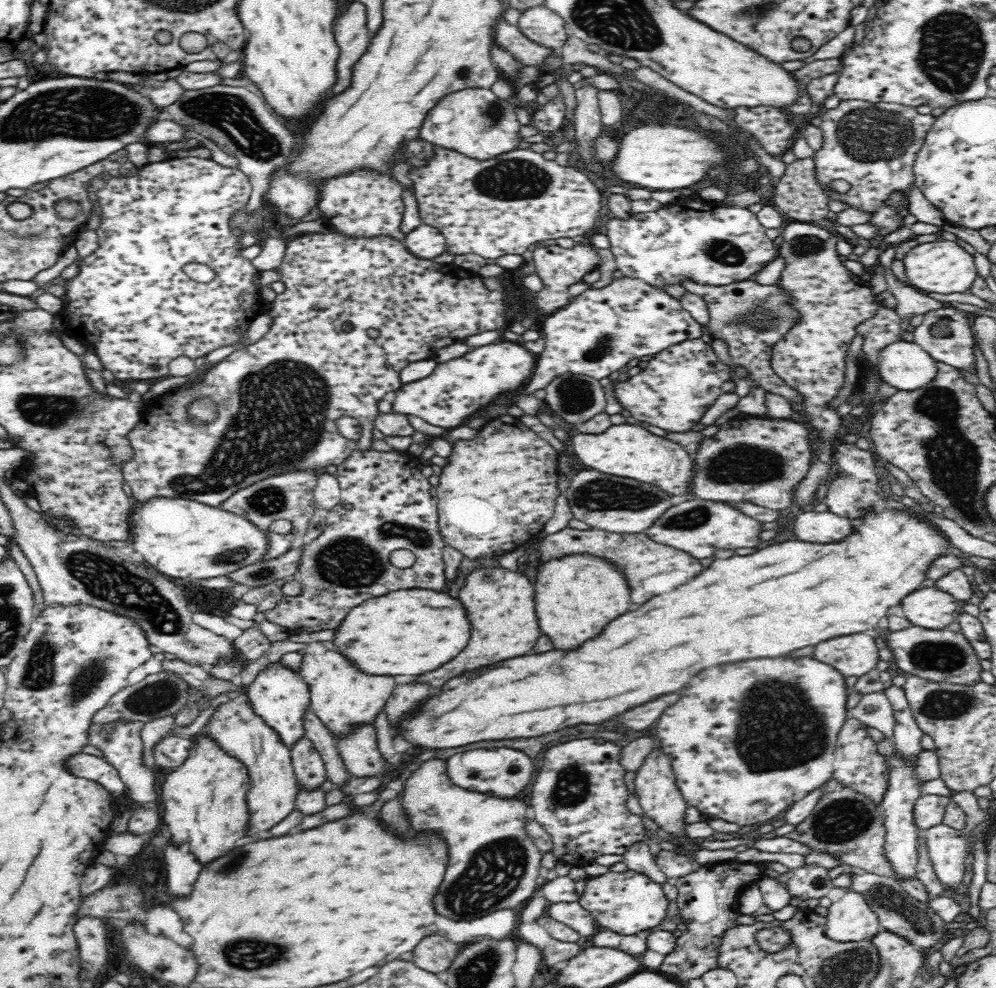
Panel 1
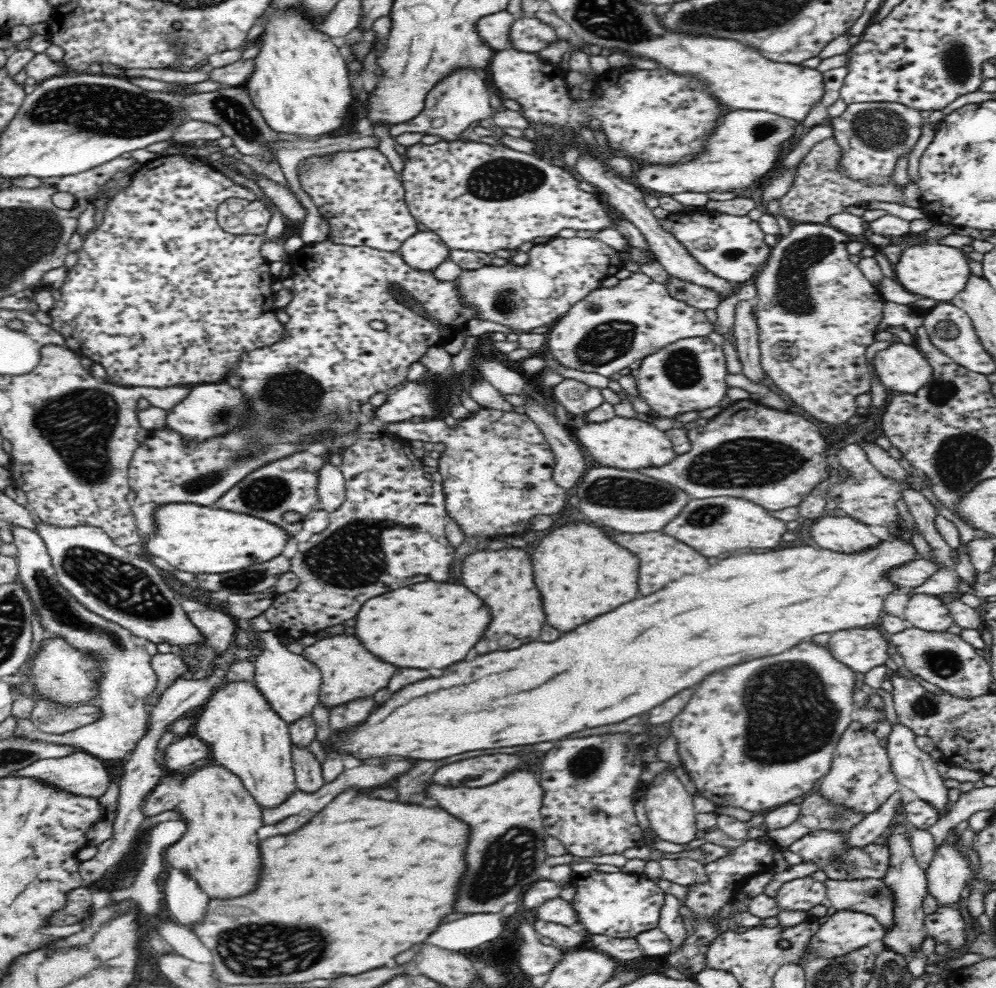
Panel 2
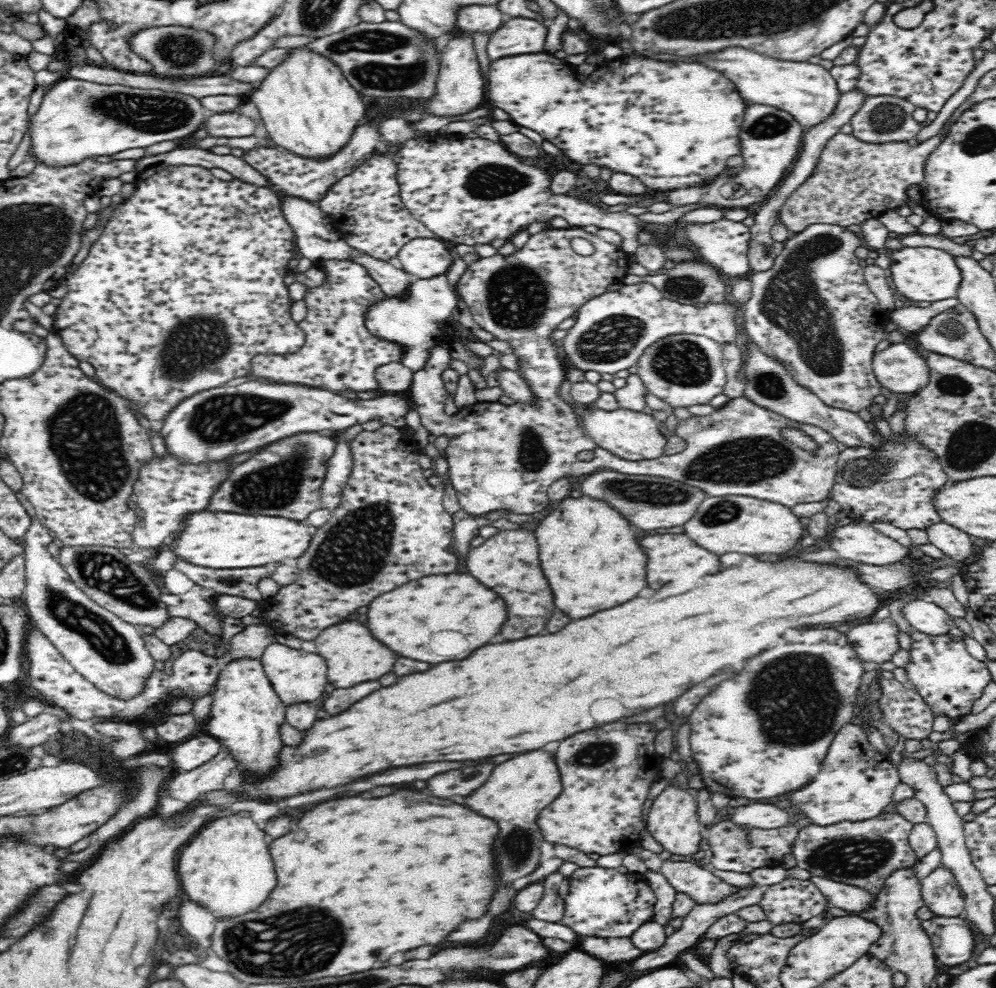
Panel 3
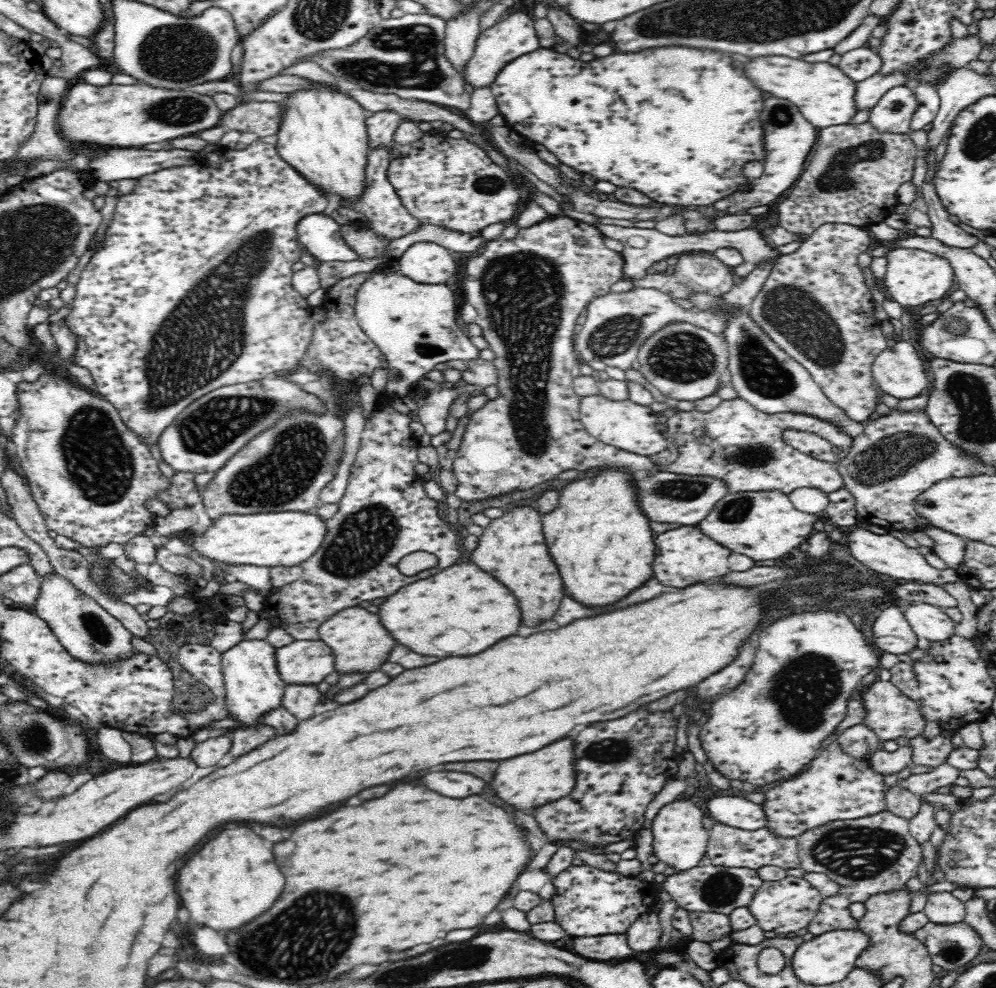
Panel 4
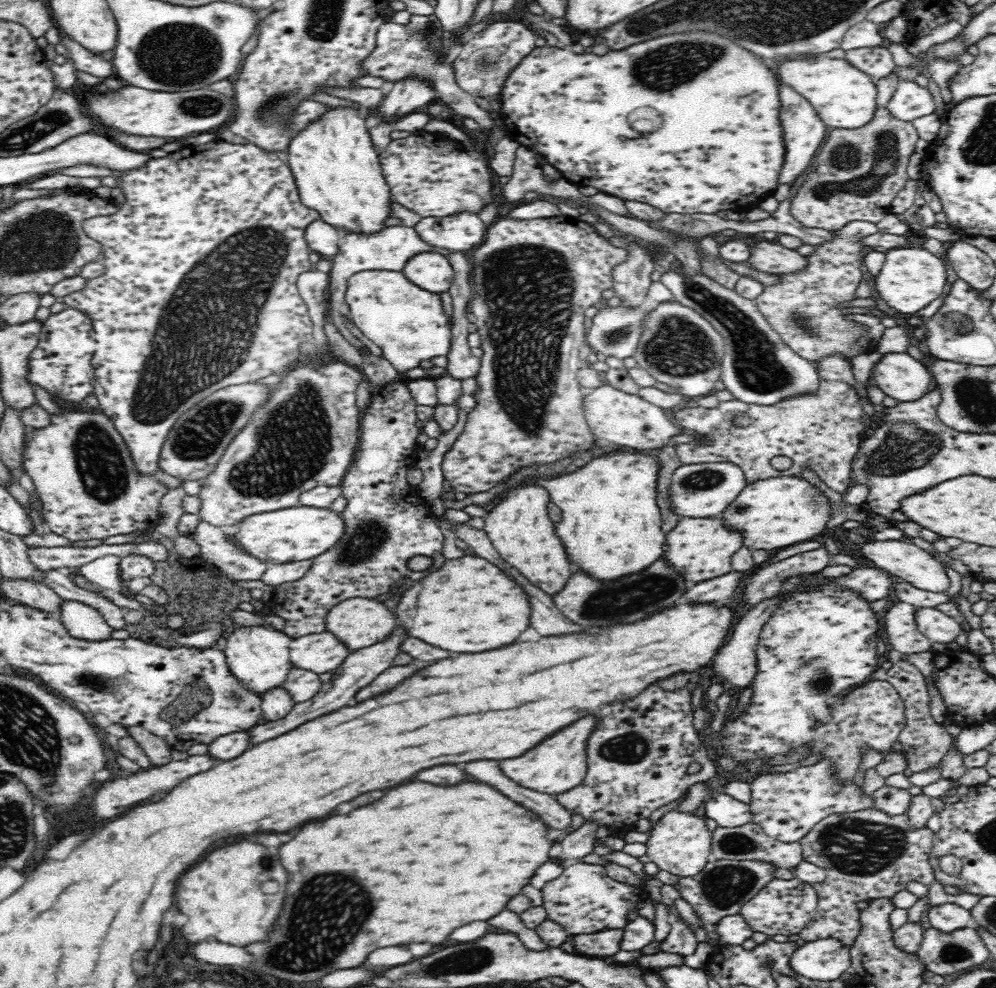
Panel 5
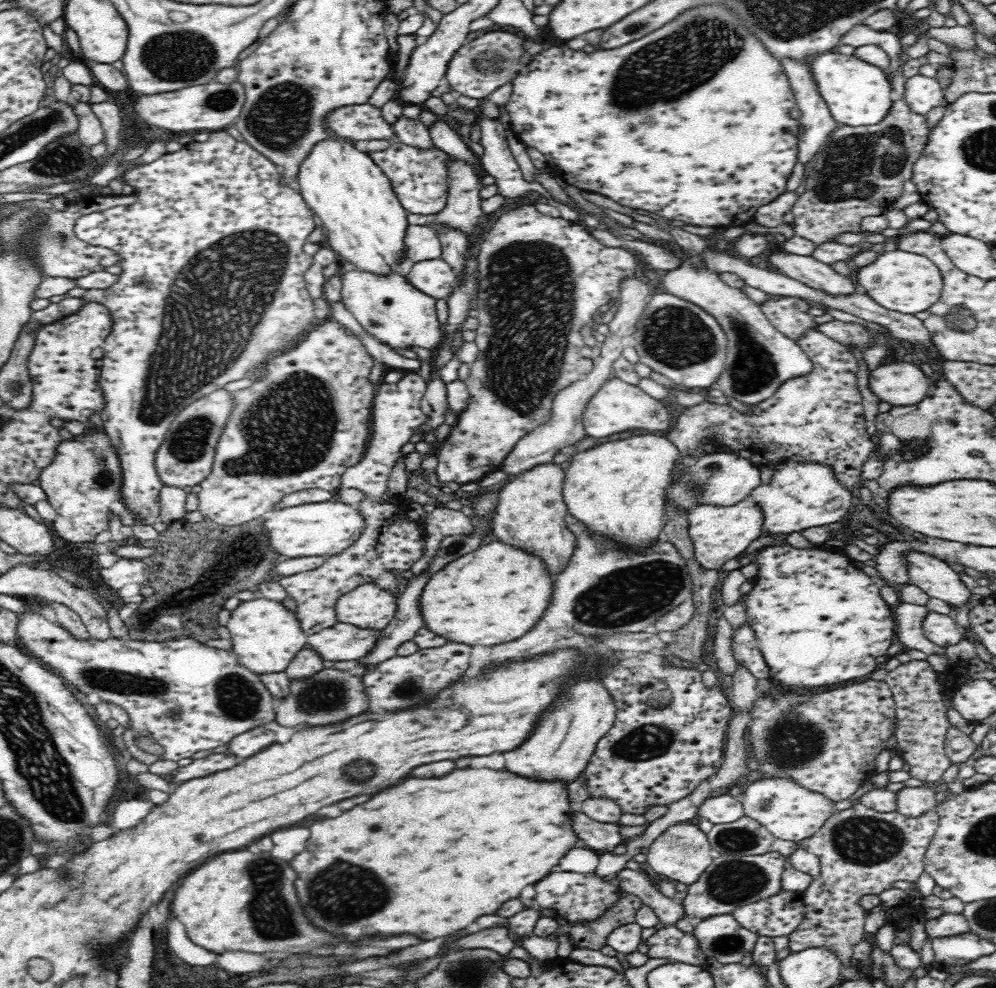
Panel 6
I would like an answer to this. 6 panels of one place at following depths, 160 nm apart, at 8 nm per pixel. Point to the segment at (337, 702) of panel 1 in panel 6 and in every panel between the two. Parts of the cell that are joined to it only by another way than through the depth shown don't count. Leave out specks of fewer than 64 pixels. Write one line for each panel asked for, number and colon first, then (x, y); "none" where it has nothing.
2: (349, 672)
3: (353, 655)
4: (359, 641)
5: (357, 622)
6: (368, 606)

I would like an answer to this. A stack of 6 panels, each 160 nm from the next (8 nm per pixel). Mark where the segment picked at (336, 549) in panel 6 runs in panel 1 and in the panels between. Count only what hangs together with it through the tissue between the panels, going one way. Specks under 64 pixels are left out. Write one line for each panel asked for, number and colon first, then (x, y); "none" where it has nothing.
1: (179, 538)
2: (198, 539)
3: (221, 540)
4: (287, 538)
5: (293, 534)

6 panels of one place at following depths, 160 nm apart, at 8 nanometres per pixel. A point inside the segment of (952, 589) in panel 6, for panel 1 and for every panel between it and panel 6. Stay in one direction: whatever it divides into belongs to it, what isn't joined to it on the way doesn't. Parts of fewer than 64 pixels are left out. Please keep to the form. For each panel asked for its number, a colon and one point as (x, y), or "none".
1: (823, 527)
2: (842, 534)
3: (859, 541)
4: (888, 556)
5: (907, 562)

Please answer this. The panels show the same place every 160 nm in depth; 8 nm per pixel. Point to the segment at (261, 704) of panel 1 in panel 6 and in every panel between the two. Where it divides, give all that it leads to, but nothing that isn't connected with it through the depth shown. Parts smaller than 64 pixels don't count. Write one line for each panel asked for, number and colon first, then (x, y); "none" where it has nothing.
2: (291, 683)
3: (297, 676)
4: (302, 661)
5: (321, 652)
6: (342, 641)

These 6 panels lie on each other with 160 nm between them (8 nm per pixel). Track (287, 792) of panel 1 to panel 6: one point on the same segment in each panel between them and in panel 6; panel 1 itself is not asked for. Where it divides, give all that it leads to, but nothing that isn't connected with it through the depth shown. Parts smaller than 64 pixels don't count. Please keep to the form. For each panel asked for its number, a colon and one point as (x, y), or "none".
2: (247, 737)
3: (246, 713)
4: (253, 683)
5: (259, 656)
6: (266, 636)

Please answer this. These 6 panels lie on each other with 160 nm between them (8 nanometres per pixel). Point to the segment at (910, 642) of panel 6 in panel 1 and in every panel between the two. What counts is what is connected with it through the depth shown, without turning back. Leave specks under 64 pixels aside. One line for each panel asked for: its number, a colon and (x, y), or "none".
1: (855, 655)
2: (861, 649)
3: (875, 641)
4: (892, 633)
5: (900, 621)

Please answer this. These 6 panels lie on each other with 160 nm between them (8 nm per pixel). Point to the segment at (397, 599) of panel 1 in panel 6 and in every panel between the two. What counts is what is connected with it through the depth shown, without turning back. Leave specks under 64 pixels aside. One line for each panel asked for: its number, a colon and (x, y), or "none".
2: (428, 625)
3: (445, 617)
4: (461, 611)
5: (468, 604)
6: (496, 594)

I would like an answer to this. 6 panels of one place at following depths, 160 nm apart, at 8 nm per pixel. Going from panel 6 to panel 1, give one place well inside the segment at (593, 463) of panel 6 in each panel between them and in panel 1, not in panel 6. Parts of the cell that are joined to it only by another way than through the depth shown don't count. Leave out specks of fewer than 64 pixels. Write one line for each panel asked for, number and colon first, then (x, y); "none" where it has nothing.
1: (576, 595)
2: (580, 572)
3: (589, 553)
4: (600, 538)
5: (611, 525)

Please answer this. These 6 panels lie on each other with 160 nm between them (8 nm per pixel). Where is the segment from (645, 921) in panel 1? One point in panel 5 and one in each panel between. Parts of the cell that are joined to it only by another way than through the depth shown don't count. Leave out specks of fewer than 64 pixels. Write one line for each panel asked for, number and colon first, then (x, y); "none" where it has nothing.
2: (619, 904)
3: (603, 902)
4: (588, 902)
5: (584, 898)

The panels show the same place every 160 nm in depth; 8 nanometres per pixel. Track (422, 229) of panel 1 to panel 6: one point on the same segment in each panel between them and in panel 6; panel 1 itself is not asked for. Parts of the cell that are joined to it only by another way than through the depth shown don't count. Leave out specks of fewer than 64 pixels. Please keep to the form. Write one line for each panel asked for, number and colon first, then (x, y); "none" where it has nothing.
2: (425, 251)
3: (425, 258)
4: (427, 263)
5: (431, 271)
6: (435, 277)

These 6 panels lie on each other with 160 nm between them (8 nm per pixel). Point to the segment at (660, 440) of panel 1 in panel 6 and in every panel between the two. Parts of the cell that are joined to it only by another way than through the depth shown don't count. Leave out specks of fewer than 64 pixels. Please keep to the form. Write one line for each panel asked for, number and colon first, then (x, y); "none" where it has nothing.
2: (627, 443)
3: (632, 435)
4: (628, 426)
5: (627, 420)
6: (617, 406)

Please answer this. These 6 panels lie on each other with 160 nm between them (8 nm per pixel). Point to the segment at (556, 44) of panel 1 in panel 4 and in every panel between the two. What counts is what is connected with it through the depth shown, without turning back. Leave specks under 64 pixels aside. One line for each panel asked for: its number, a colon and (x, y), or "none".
2: (528, 34)
3: (519, 35)
4: (496, 46)

